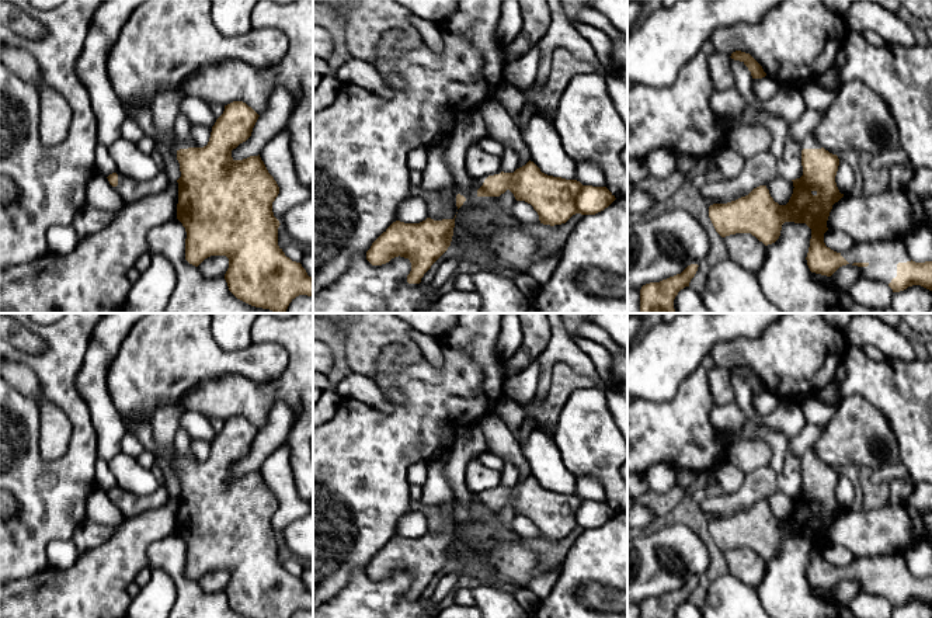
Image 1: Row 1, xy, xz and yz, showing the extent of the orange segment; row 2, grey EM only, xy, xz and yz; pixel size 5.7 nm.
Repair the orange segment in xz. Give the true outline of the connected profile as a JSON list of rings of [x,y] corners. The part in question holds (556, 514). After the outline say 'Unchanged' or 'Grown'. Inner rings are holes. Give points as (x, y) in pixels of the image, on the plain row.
[[[533,478],[514,487],[497,486],[473,494],[477,511],[500,511],[510,504],[517,515],[533,521],[543,539],[566,538],[573,530],[595,530],[616,513],[606,501],[582,500],[577,494],[547,490]]]. Grown

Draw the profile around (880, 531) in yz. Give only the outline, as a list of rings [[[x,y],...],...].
[[[901,506],[844,510],[832,520],[827,542],[849,549],[855,558],[904,555],[917,544],[911,520]]]

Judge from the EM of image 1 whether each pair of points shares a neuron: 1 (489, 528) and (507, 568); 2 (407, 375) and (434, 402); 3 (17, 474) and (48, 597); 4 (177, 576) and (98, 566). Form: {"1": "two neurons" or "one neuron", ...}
{"1": "one neuron", "2": "one neuron", "3": "two neurons", "4": "two neurons"}

